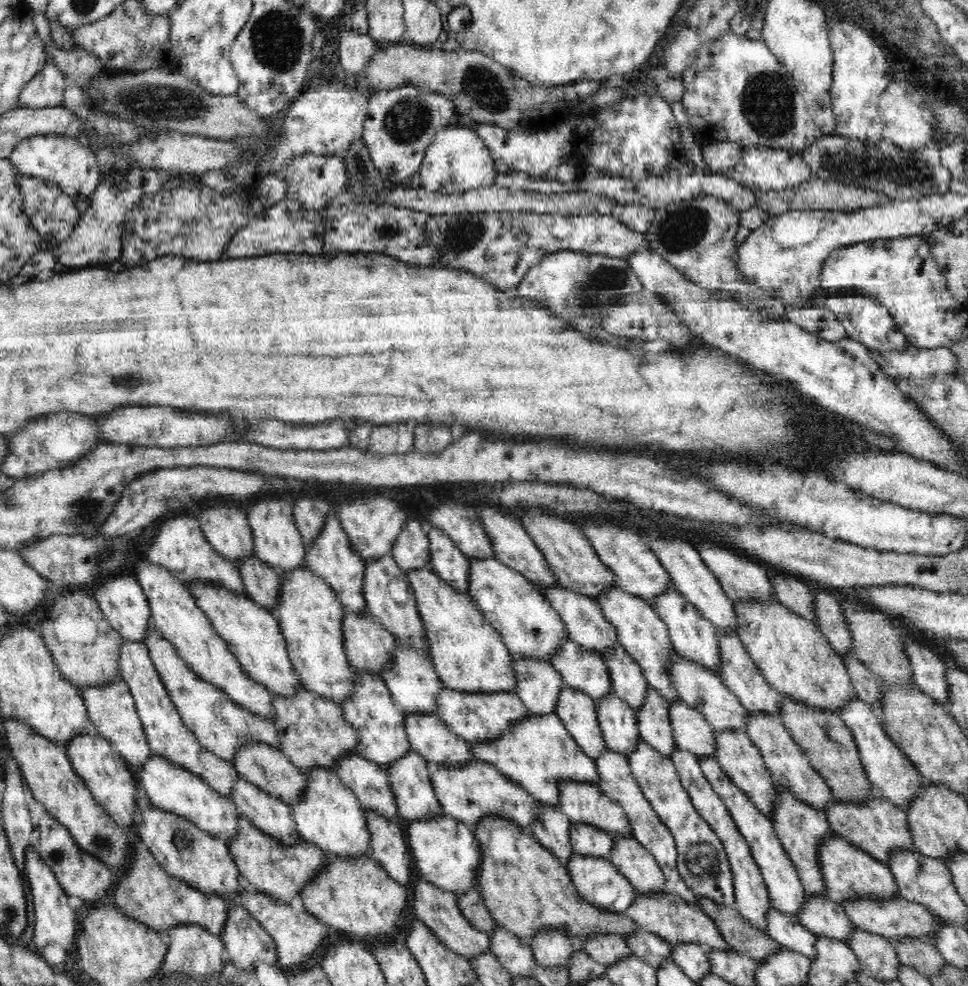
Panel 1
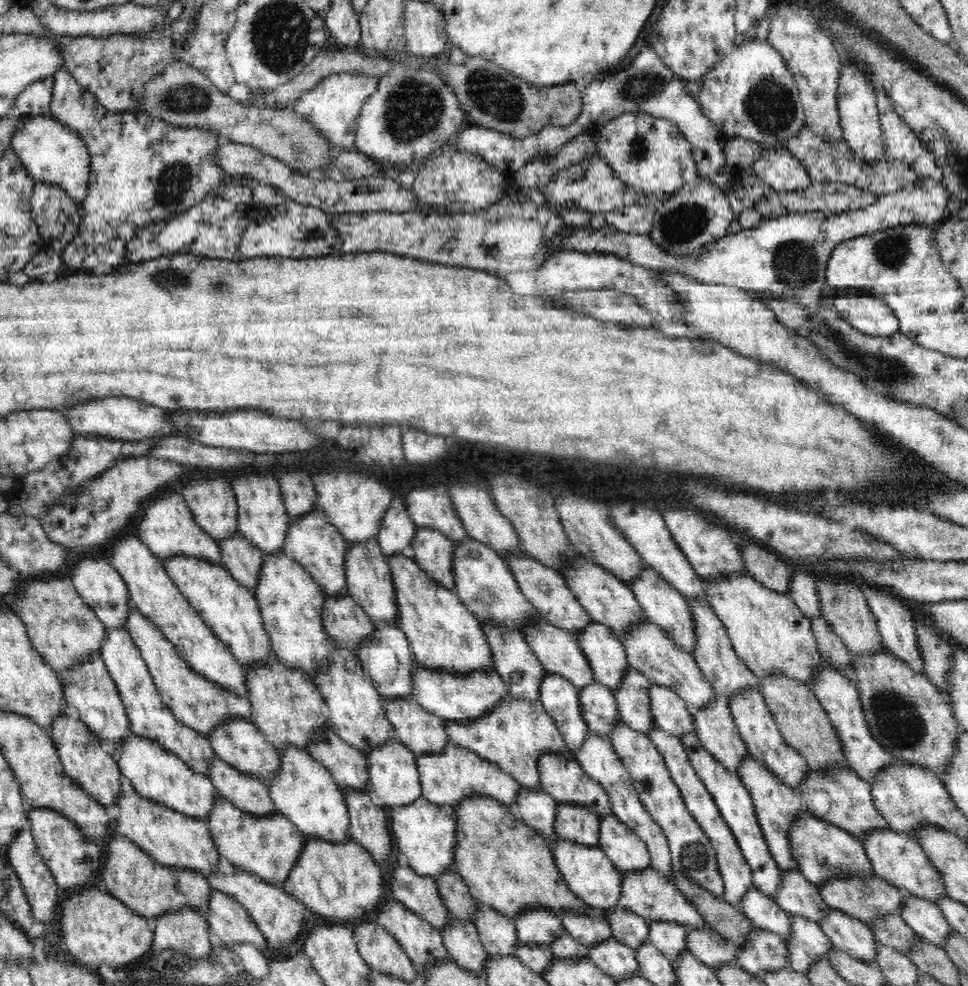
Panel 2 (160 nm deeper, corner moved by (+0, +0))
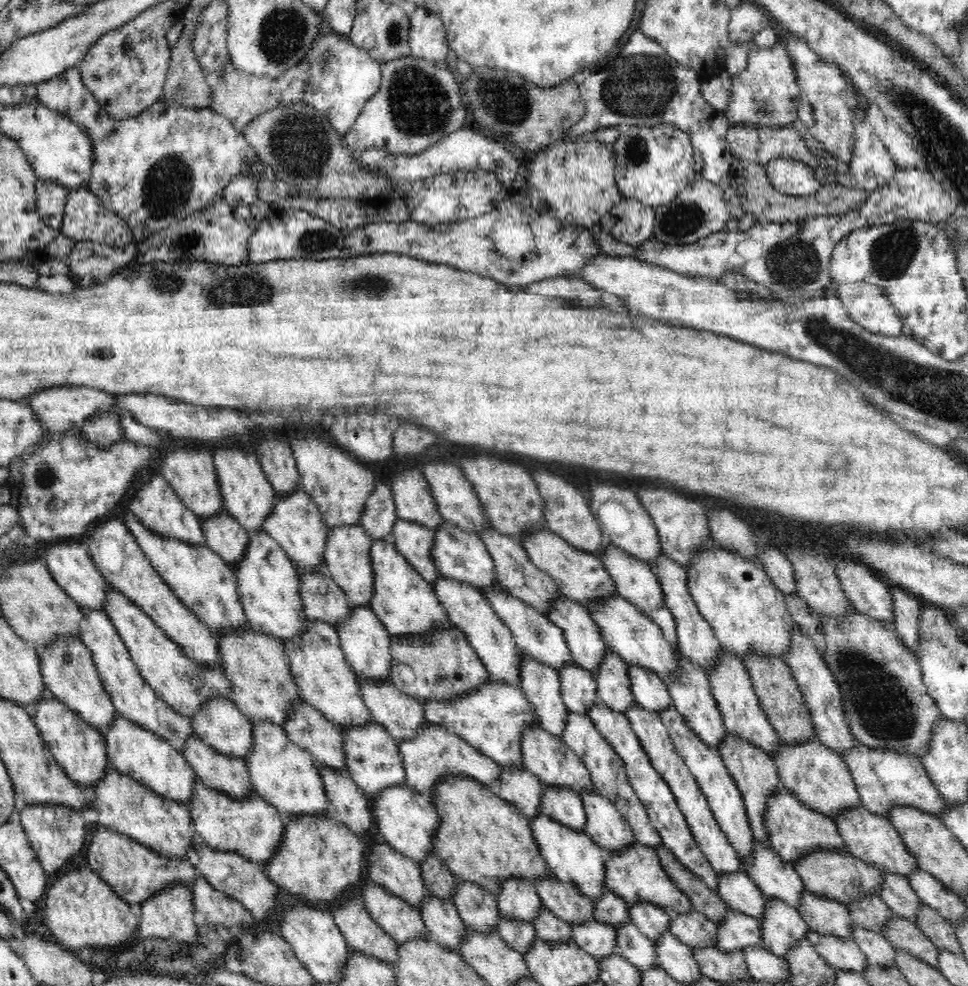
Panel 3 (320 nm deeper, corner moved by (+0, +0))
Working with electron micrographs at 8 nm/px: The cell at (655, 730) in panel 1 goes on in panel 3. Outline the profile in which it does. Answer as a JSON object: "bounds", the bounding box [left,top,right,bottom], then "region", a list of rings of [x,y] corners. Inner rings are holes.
{"bounds":[592,651,638,714],"region":[[[608,651],[598,665],[598,671],[592,673],[597,681],[599,700],[612,711],[626,714],[632,704],[638,705],[630,688],[628,663],[618,654]]]}

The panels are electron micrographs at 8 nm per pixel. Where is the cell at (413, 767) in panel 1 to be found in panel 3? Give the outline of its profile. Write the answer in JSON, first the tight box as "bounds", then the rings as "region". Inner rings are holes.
{"bounds":[340,723,406,798],"region":[[[379,723],[364,724],[364,726],[340,727],[344,739],[344,756],[347,772],[354,783],[363,789],[370,798],[375,797],[388,786],[406,785],[406,771],[399,755],[398,743]]]}

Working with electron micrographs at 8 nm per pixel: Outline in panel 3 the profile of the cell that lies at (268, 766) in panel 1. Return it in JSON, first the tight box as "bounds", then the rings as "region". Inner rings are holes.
{"bounds":[190,696,252,760],"region":[[[220,696],[209,698],[190,720],[194,733],[214,750],[244,760],[252,751],[252,723],[230,699]]]}

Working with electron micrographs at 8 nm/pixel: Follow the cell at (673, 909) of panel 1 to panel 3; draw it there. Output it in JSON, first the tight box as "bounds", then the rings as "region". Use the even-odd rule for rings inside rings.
{"bounds":[604,841,691,915],"region":[[[637,841],[605,860],[604,880],[605,886],[628,904],[642,899],[662,907],[671,915],[688,912],[691,907],[689,896],[670,880],[655,850]]]}

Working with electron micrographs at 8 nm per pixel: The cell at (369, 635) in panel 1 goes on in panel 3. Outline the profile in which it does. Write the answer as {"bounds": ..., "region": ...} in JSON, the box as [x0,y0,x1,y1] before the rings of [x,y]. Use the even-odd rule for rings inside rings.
{"bounds":[297,569,354,628],"region":[[[297,569],[301,582],[300,598],[309,620],[320,620],[334,628],[342,621],[346,622],[354,605],[348,602],[337,582],[324,570],[302,572]]]}

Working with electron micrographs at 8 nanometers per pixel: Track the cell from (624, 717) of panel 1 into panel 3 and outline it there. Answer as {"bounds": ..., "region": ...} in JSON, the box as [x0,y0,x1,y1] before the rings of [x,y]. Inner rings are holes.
{"bounds":[557,663,600,716],"region":[[[566,663],[557,671],[561,684],[561,697],[568,711],[586,716],[590,707],[600,701],[595,675],[576,663]]]}

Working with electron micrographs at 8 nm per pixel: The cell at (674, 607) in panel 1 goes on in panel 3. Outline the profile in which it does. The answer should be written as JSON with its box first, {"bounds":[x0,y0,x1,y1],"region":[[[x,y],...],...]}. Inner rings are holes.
{"bounds":[598,543,676,645],"region":[[[605,543],[604,545],[603,551],[598,557],[601,559],[606,572],[612,577],[619,595],[634,603],[638,610],[651,618],[652,622],[655,622],[663,630],[663,637],[672,645],[676,645],[676,621],[670,609],[665,605],[661,584],[658,582],[657,576],[651,571],[649,563],[637,559],[616,544]]]}

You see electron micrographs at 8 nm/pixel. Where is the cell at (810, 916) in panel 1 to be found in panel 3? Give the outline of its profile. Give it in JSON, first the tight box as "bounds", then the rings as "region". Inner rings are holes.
{"bounds":[741,841,806,908],"region":[[[755,841],[754,856],[749,861],[741,861],[741,870],[749,876],[754,884],[758,885],[766,898],[780,899],[796,908],[799,905],[801,894],[806,889],[803,880],[796,872],[793,863],[782,859],[771,846]]]}

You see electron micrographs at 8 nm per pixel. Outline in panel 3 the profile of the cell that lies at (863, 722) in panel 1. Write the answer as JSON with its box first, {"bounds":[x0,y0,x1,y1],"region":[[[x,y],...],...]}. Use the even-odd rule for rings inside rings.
{"bounds":[782,628,860,756],"region":[[[800,628],[793,630],[789,649],[784,653],[782,660],[789,666],[793,677],[796,679],[798,688],[803,694],[806,707],[812,717],[812,725],[816,731],[818,741],[827,748],[838,752],[844,756],[850,748],[860,746],[854,741],[854,735],[850,733],[850,726],[844,717],[844,703],[842,703],[842,693],[838,688],[836,679],[822,658],[821,651],[816,649],[816,645],[808,635],[804,634]]]}

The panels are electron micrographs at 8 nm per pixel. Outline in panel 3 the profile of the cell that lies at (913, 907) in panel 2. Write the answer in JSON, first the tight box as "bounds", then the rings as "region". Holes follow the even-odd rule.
{"bounds":[879,870,924,922],"region":[[[881,870],[881,875],[883,881],[879,886],[879,897],[894,913],[915,922],[918,909],[924,904],[910,886],[909,879],[884,870]]]}

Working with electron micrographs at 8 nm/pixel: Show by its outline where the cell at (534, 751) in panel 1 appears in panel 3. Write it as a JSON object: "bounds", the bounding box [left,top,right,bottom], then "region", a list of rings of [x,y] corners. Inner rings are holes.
{"bounds":[421,682,540,770],"region":[[[498,682],[484,683],[470,689],[450,702],[421,702],[426,721],[438,724],[460,736],[469,746],[509,770],[526,770],[522,759],[522,732],[530,725],[540,726],[524,693],[514,685]]]}

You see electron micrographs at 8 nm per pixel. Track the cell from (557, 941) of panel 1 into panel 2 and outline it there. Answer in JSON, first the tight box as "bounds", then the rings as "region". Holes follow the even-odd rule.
{"bounds":[513,905,566,948],"region":[[[540,905],[520,911],[513,921],[519,940],[526,944],[544,944],[549,948],[558,935],[566,932],[560,917]]]}

